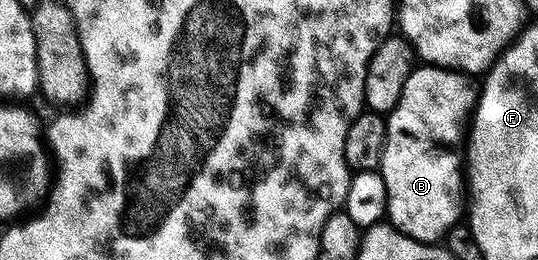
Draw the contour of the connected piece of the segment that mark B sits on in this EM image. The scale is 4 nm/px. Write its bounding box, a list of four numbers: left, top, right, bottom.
[378,66,478,244]

